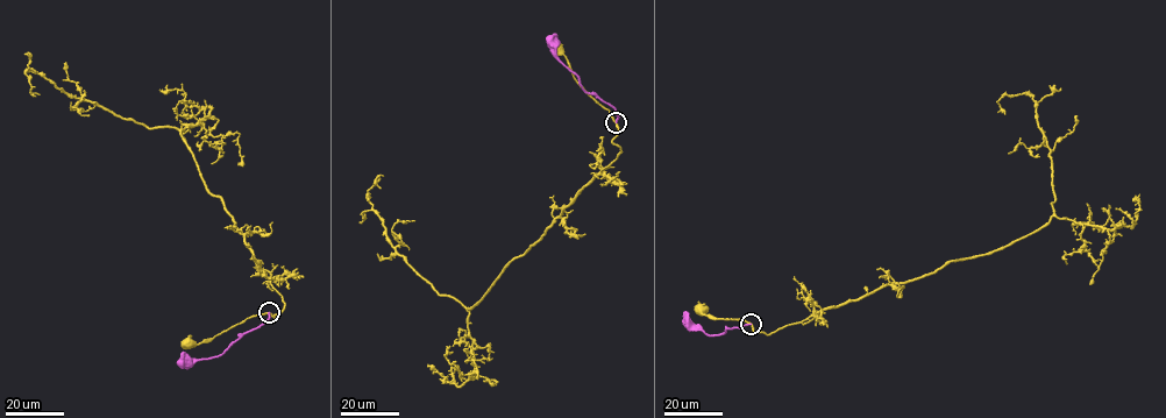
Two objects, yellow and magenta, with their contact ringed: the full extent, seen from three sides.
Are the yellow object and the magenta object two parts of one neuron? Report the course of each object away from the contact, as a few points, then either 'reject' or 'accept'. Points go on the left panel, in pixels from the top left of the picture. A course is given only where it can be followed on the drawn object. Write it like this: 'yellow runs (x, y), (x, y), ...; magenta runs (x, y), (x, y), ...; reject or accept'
yellow runs (268, 312), (253, 316), (200, 344), (187, 345); magenta runs (269, 312), (265, 323), (244, 333), (215, 356), (191, 363), (182, 352); reject

